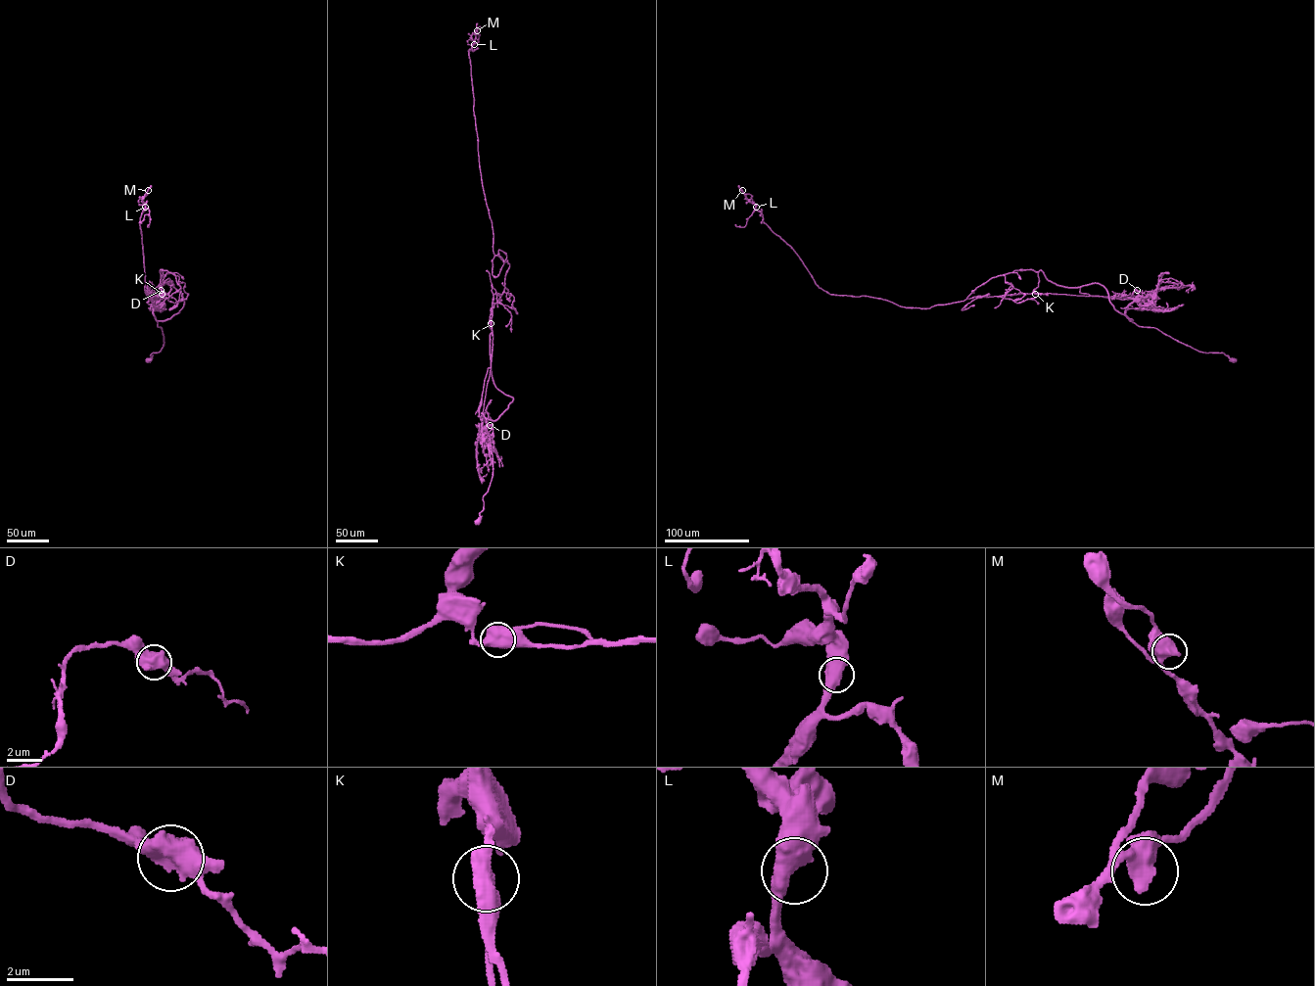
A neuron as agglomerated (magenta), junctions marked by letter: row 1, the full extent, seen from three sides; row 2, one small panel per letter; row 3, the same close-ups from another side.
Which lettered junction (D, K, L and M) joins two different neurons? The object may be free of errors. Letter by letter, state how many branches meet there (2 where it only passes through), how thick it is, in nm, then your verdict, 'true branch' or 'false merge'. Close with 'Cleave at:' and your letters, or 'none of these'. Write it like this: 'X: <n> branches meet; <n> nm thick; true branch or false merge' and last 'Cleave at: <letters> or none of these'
D: 2 branches meet; 650 nm thick; true branch
K: 2 branches meet; 650 nm thick; true branch
L: 2 branches meet; 650 nm thick; true branch
M: 2 branches meet; 600 nm thick; true branch
Cleave at: none of these

